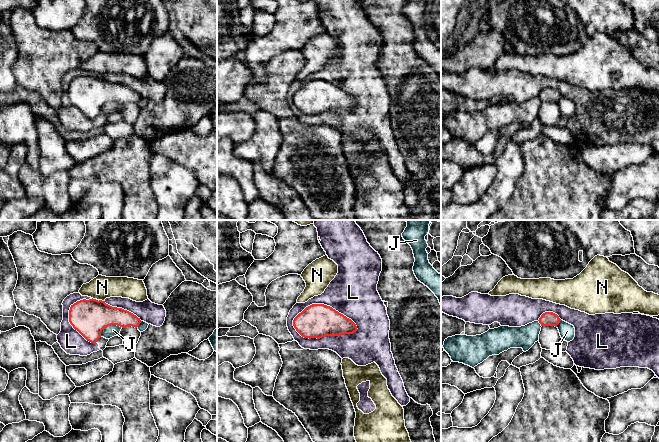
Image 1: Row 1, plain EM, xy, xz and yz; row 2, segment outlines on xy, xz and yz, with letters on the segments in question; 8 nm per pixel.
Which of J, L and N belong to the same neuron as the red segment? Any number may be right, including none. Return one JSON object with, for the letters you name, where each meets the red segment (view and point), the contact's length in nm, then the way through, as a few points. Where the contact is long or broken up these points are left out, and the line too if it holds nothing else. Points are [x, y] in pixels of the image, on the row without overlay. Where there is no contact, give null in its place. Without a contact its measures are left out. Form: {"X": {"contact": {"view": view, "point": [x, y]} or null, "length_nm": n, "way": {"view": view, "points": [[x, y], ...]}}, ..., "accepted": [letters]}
{"accepted": []}

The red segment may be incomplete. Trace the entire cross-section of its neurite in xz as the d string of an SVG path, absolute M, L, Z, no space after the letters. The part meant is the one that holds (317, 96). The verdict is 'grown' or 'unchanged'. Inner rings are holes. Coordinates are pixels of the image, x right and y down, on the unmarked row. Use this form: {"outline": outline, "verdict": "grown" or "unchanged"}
{"outline": "M324 80L306 83L294 94L293 102L302 113L309 115L353 110L358 106L351 95Z", "verdict": "unchanged"}

